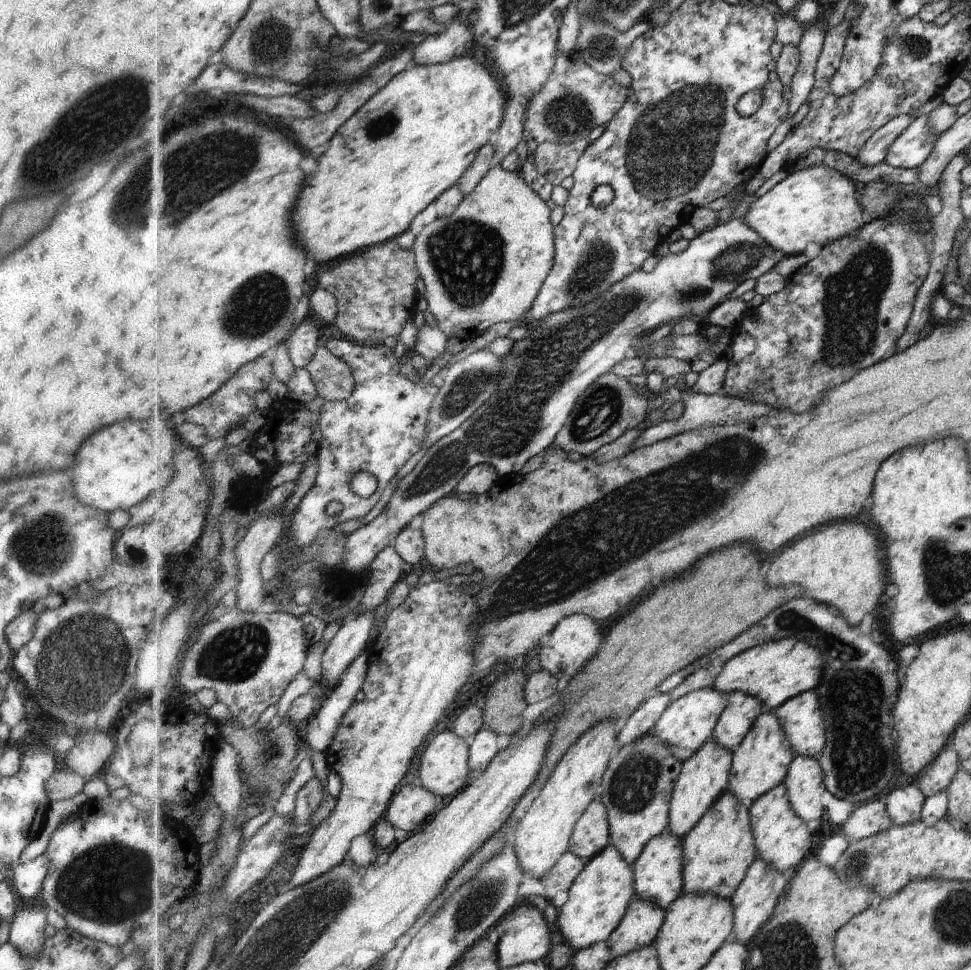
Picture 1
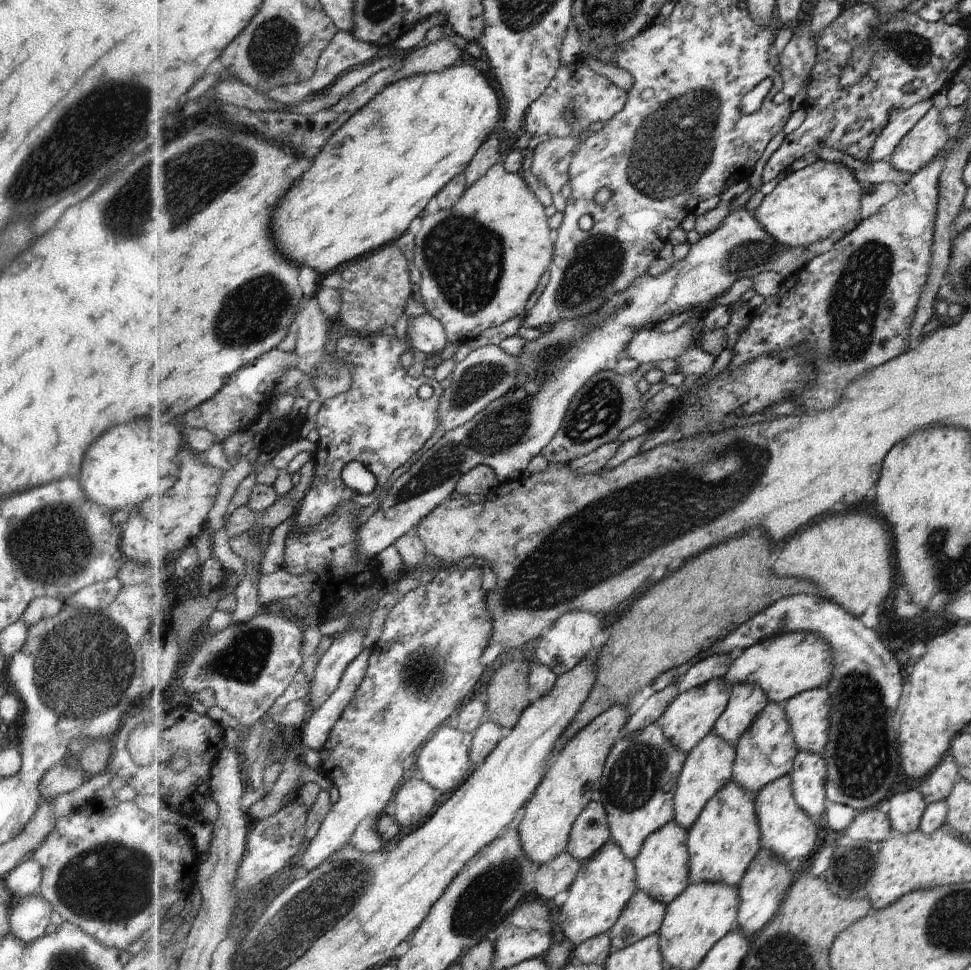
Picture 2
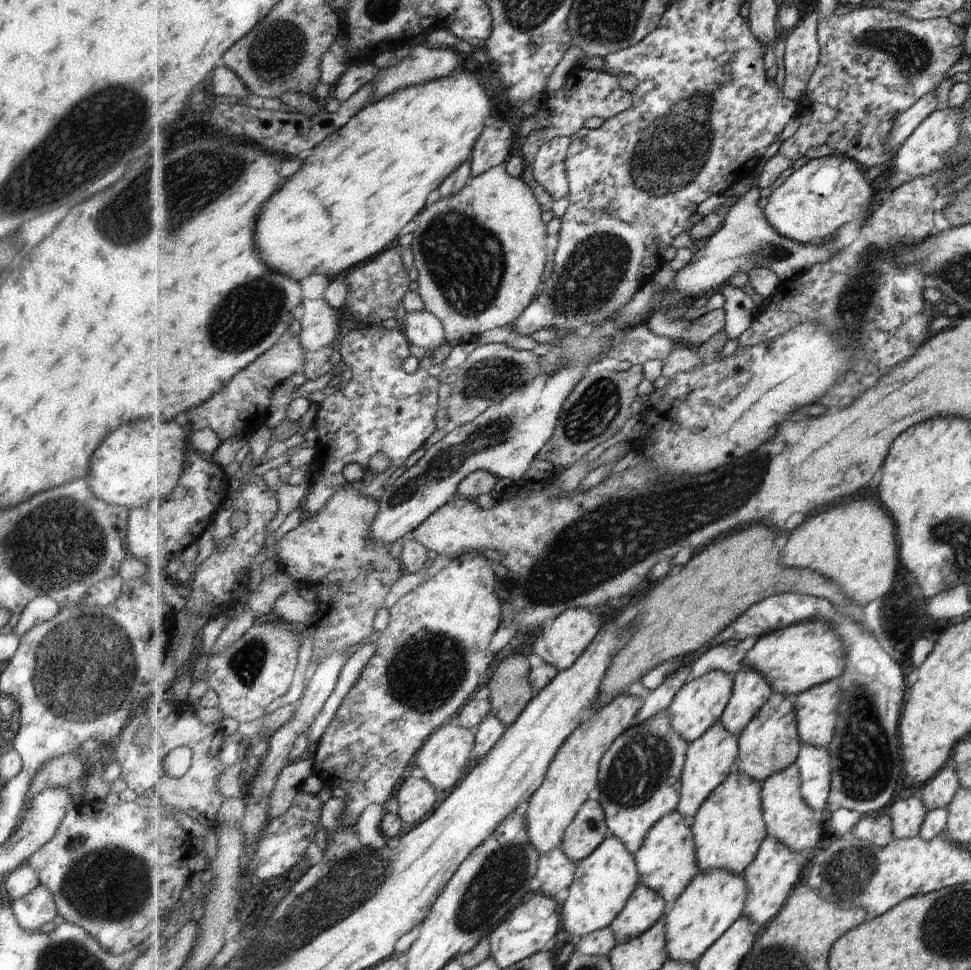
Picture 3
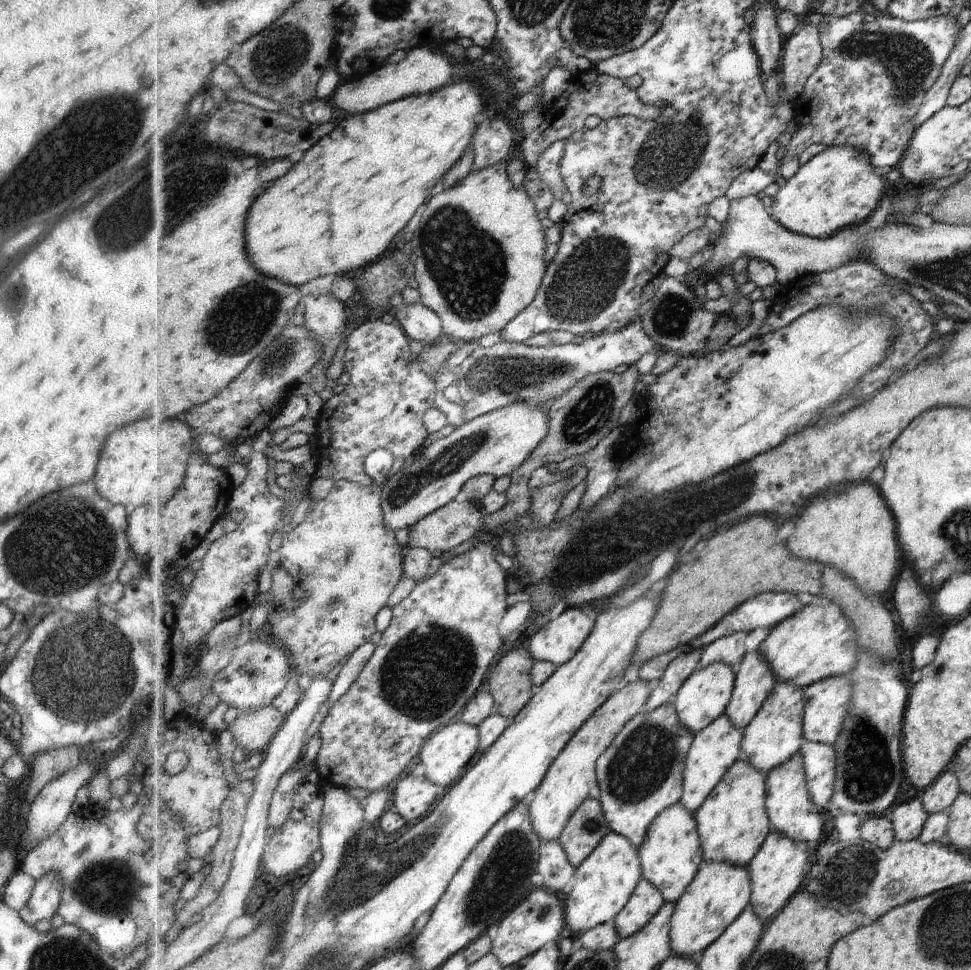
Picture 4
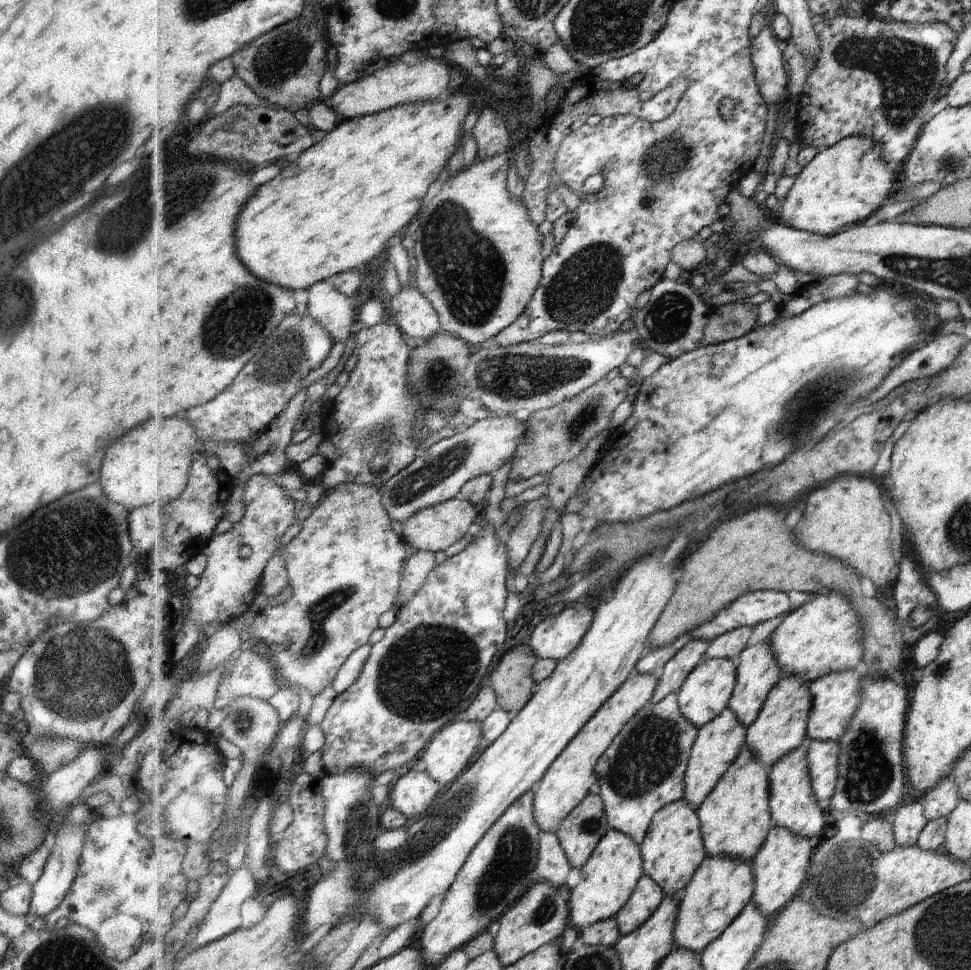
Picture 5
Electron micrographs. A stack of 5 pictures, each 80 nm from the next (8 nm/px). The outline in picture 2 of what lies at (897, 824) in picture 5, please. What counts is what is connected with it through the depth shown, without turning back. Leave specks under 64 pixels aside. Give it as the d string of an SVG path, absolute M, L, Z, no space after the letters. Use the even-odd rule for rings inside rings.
M914 788L890 797L889 800L883 800L878 808L889 816L895 833L908 834L920 830L928 805L919 790Z

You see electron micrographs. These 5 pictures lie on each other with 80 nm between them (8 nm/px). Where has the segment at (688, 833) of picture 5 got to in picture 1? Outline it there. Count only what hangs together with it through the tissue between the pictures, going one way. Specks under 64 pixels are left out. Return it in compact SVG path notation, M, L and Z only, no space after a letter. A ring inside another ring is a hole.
M671 830L647 842L643 855L633 865L636 894L641 900L653 902L659 908L667 910L683 895L683 842L683 838L675 836Z

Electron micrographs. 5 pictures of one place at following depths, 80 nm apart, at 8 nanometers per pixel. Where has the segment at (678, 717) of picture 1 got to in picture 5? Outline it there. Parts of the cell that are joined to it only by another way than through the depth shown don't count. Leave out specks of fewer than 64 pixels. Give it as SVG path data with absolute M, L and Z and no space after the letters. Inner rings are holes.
M715 658L713 660L702 661L691 675L685 680L683 687L679 690L678 704L683 716L695 724L698 729L703 728L721 716L723 712L730 708L731 698L734 696L737 685L738 672L736 661Z

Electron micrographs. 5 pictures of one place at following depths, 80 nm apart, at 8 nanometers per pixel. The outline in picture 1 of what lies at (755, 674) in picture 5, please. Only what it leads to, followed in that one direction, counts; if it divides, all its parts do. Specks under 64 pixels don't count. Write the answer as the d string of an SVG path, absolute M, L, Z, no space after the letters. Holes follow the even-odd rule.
M745 692L730 694L726 710L715 728L713 740L729 752L735 752L743 740L746 740L759 716L768 710L755 696L749 696Z

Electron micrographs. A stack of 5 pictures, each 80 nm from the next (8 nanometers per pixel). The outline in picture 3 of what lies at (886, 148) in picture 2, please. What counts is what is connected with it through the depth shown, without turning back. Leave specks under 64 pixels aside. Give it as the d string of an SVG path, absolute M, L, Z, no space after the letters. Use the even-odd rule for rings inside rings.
M931 92L923 96L922 100L919 100L909 111L899 114L894 121L895 128L888 143L890 154L900 148L915 133L915 130L937 111L937 108L939 108L939 96L937 92Z

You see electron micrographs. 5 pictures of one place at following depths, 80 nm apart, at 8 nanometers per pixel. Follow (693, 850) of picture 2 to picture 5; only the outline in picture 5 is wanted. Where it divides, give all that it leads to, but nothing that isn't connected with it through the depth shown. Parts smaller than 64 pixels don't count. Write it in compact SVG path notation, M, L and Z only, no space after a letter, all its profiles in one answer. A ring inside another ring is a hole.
M743 746L738 760L731 764L714 792L697 810L708 856L729 856L752 862L775 826L771 814L770 769L758 763L755 753Z

